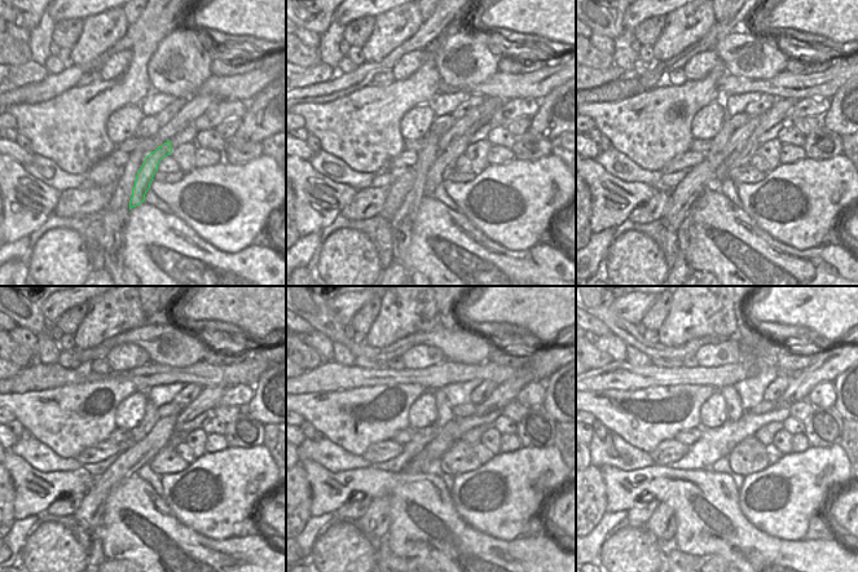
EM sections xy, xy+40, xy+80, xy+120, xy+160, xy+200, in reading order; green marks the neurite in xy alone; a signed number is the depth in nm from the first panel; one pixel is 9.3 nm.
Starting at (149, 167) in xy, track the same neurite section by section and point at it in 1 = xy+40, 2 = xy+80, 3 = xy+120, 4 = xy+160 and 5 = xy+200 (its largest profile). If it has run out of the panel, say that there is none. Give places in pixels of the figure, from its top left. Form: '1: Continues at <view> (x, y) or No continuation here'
1: Continues at xy+40 (445, 159)
2: Continues at xy+80 (779, 111)
3: Continues at xy+120 (207, 400)
4: Continues at xy+160 (542, 362)
5: Continues at xy+200 (828, 364).

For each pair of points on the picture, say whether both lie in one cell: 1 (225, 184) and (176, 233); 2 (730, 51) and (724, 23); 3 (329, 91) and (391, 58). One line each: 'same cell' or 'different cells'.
1: different cells
2: different cells
3: same cell

